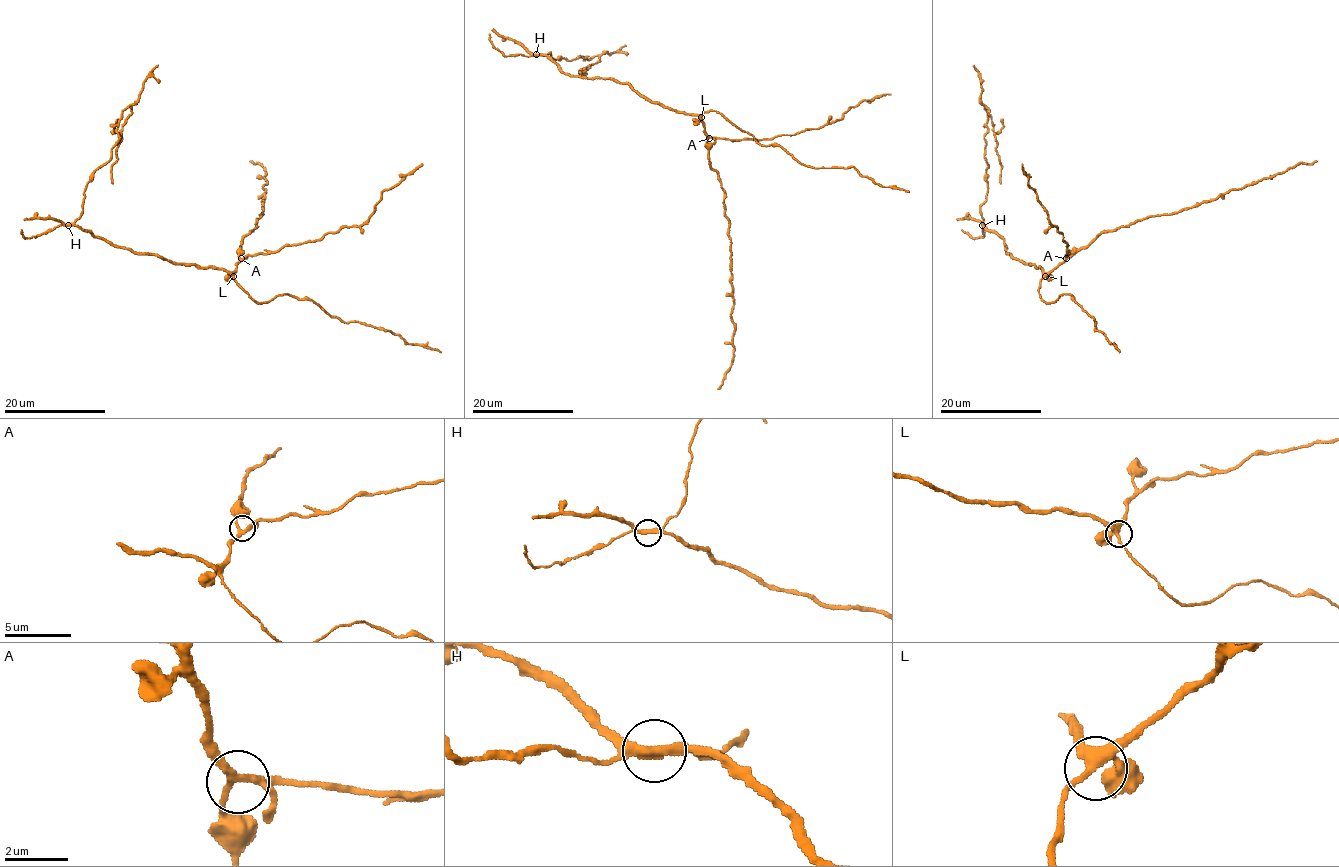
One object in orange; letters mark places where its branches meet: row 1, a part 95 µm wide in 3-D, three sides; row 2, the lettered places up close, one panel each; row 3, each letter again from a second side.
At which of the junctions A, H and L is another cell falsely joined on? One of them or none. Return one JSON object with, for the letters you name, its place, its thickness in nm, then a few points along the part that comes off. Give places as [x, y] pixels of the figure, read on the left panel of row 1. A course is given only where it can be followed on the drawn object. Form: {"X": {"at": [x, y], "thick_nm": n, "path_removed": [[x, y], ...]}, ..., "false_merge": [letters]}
{"H": {"at": [68, 225], "thick_nm": 280, "path_removed": [[68, 225], [83, 210], [85, 185], [109, 159], [121, 114], [130, 105], [112, 166], [113, 184]]}, "false_merge": ["H"]}

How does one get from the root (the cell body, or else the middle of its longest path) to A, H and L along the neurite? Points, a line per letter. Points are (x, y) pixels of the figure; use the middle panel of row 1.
A: (651, 102), (698, 115), (709, 138)
H: (651, 102), (627, 83), (609, 78), (572, 76), (562, 72), (546, 55), (536, 54)
L: (651, 102), (660, 102), (701, 117)

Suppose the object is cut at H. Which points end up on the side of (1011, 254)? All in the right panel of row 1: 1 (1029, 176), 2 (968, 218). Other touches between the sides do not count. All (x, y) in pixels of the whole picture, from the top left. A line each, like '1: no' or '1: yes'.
1: yes
2: yes

